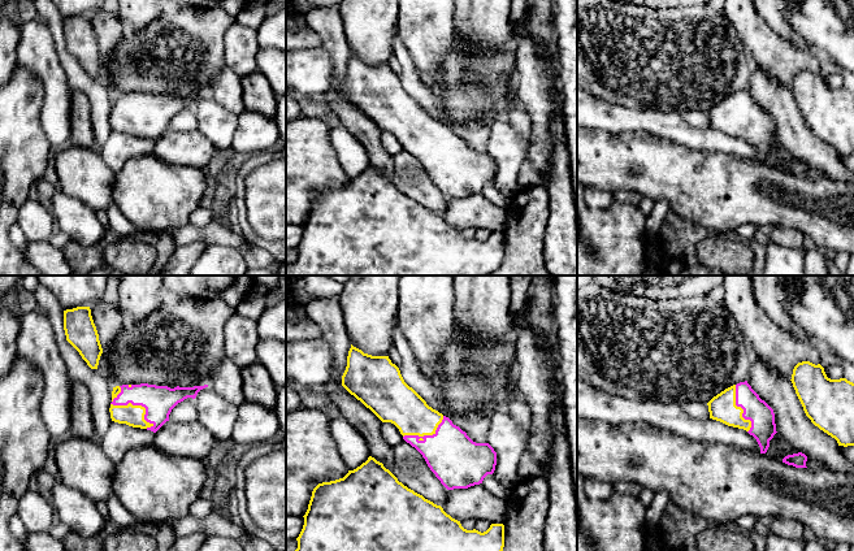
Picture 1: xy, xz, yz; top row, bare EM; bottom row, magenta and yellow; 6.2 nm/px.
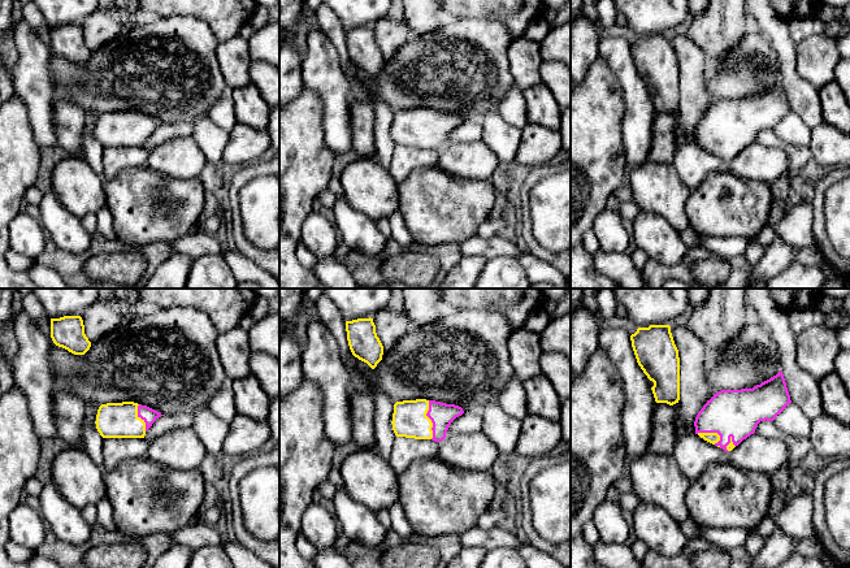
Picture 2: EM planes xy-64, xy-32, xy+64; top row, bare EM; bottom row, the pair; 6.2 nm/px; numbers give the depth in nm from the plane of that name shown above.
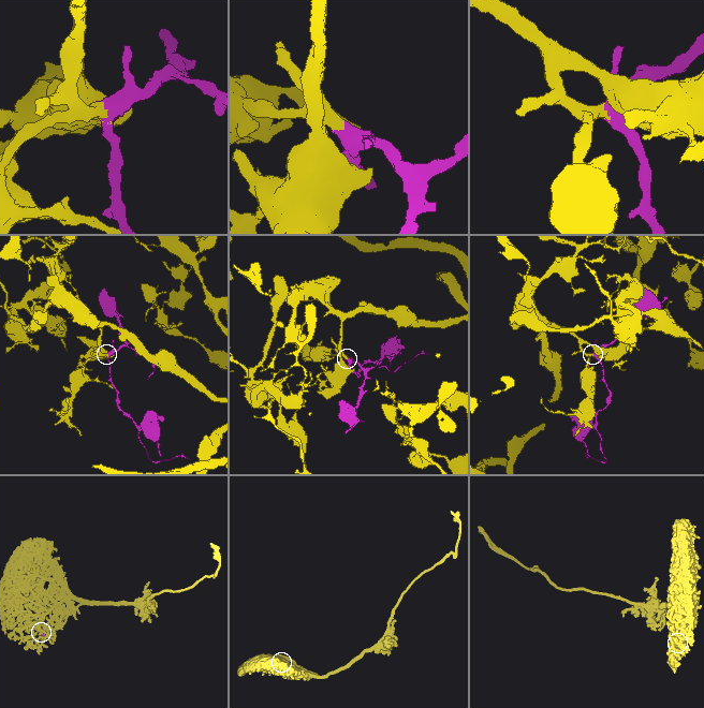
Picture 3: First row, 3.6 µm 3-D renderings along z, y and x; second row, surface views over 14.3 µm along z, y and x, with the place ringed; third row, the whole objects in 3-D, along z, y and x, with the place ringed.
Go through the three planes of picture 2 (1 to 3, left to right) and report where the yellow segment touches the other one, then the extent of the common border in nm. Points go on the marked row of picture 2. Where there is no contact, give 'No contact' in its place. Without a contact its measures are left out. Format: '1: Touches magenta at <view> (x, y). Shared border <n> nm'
1: Touches magenta at xy-64 (139, 416). Shared border 180 nm
2: Touches magenta at xy-32 (430, 419). Shared border 240 nm
3: Touches magenta at xy+64 (714, 432). Shared border 170 nm

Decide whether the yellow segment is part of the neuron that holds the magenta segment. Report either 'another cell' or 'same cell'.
same cell

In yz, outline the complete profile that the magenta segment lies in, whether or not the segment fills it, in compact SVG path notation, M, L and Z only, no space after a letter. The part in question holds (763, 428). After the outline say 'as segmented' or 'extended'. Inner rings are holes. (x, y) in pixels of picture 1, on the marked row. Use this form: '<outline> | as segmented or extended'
M745 382L733 385L708 403L710 418L753 435L766 454L776 431L773 409Z | extended

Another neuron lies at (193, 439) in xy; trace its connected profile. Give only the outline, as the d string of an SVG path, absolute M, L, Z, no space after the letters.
M166 421L156 433L153 446L168 455L205 459L216 438L200 422Z

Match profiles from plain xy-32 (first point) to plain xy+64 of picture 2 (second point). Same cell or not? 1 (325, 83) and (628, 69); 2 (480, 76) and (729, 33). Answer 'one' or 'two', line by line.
1: one
2: two

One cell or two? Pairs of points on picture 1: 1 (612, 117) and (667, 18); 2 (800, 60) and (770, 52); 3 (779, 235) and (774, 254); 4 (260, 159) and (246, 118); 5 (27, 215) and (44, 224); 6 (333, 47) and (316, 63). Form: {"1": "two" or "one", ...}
{"1": "two", "2": "one", "3": "two", "4": "two", "5": "one", "6": "two"}

